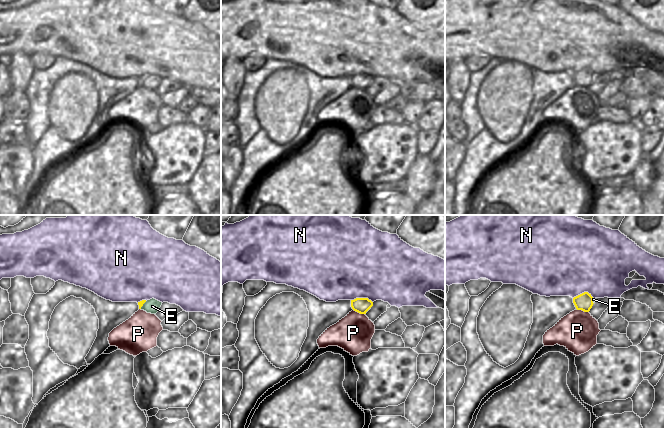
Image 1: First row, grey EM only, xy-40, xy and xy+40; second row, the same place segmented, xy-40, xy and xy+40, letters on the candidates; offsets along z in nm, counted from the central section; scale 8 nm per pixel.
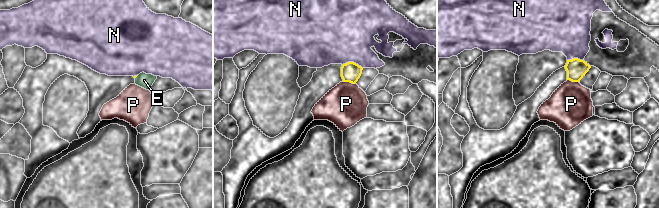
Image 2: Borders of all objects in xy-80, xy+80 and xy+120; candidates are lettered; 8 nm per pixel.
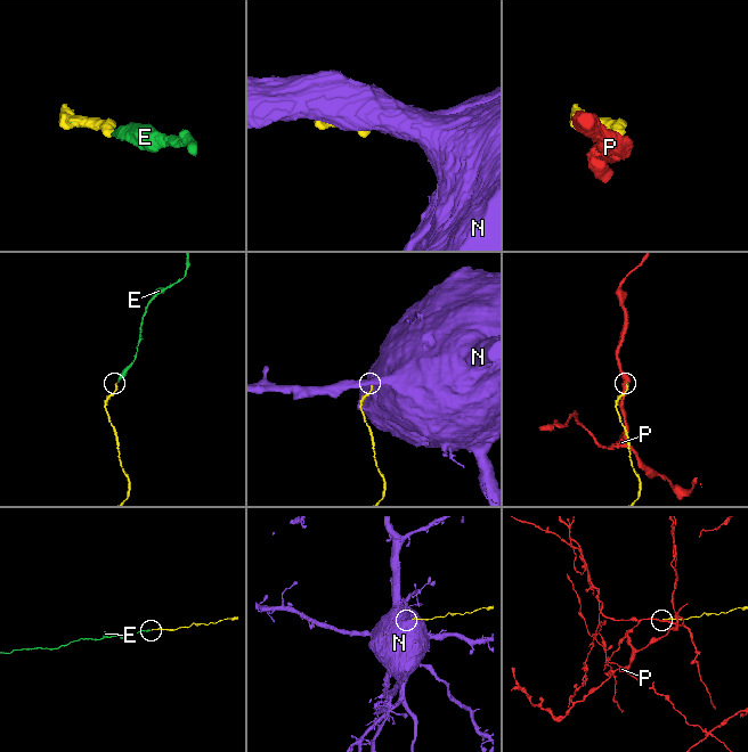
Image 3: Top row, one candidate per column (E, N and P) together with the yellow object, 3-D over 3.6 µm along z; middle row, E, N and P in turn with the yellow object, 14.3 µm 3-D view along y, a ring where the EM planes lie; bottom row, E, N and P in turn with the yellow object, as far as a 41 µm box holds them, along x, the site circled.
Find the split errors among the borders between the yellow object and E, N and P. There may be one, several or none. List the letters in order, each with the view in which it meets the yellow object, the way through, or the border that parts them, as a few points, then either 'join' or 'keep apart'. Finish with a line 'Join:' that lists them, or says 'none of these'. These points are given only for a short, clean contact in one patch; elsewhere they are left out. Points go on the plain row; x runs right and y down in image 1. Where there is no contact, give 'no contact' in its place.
E: contact in xy-40; join
N: contact in xy+40; border xy+40 (573, 74), (584, 68), (588, 68), (594, 74); keep apart
P: contact in xy+40; border xy+40 (576, 84), (588, 88); keep apart
Join: E

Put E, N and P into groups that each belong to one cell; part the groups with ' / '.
E / N / P

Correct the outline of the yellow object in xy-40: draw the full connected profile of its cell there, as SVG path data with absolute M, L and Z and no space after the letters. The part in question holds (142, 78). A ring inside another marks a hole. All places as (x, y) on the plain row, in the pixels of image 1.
M152 74L150 76L142 76L140 78L138 78L139 81L139 85L146 87L147 89L151 89L151 90L156 90L161 81L162 78Z

